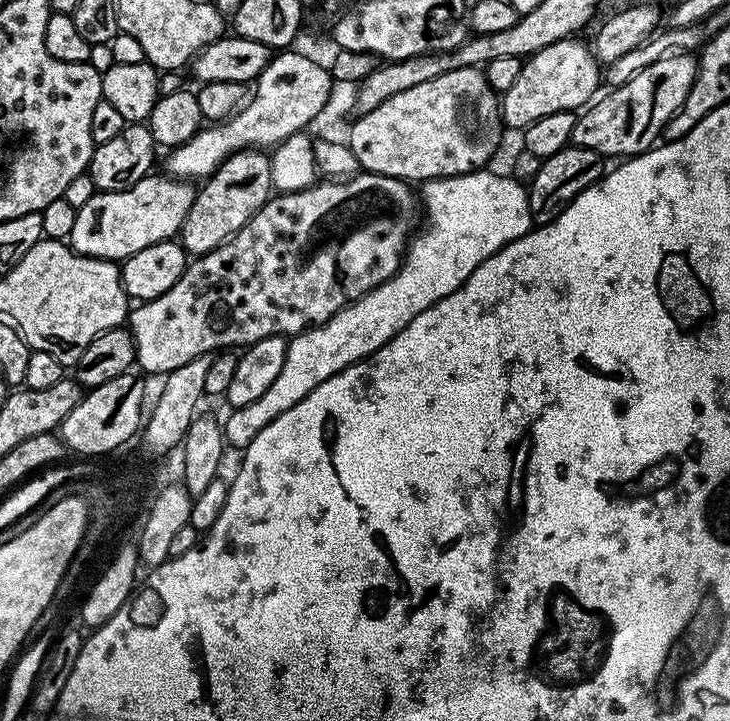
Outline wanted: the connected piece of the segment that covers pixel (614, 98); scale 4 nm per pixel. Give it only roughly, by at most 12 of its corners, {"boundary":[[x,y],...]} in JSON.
{"boundary":[[695,55],[650,62],[577,115],[571,143],[641,156],[696,81]]}

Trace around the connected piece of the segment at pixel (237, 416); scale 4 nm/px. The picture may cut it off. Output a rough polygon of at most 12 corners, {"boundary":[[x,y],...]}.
{"boundary":[[427,181],[400,271],[288,340],[266,394],[222,424],[237,450],[373,356],[532,231],[528,188]]}

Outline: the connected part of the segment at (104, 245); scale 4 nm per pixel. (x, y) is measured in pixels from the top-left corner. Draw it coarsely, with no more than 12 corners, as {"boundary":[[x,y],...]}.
{"boundary":[[168,174],[97,191],[72,251],[123,262],[173,239],[197,189]]}

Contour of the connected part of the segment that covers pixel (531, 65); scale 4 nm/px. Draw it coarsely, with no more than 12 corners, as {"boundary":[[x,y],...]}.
{"boundary":[[580,38],[521,63],[502,93],[503,123],[523,130],[597,95],[602,65]]}

